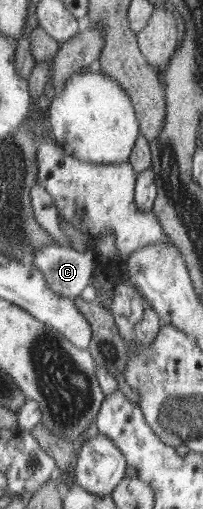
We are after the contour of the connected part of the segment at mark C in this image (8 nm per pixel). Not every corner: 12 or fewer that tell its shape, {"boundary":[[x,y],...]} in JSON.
{"boundary":[[36,248],[31,263],[54,293],[76,299],[89,285],[98,253]]}

